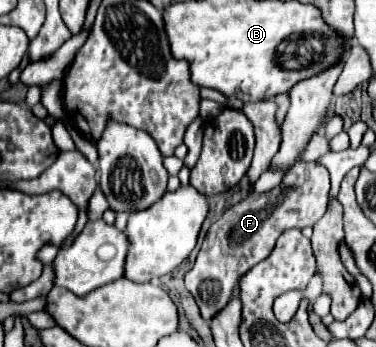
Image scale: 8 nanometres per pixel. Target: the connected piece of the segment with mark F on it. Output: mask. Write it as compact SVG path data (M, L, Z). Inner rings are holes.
M299 161L291 167L287 177L283 177L281 185L265 195L267 203L259 201L259 195L249 195L241 203L229 207L207 231L197 261L185 275L185 287L195 297L205 321L211 321L211 317L227 305L237 279L247 273L247 269L271 255L275 241L283 231L293 227L313 227L323 217L329 201L329 171L323 165Z

